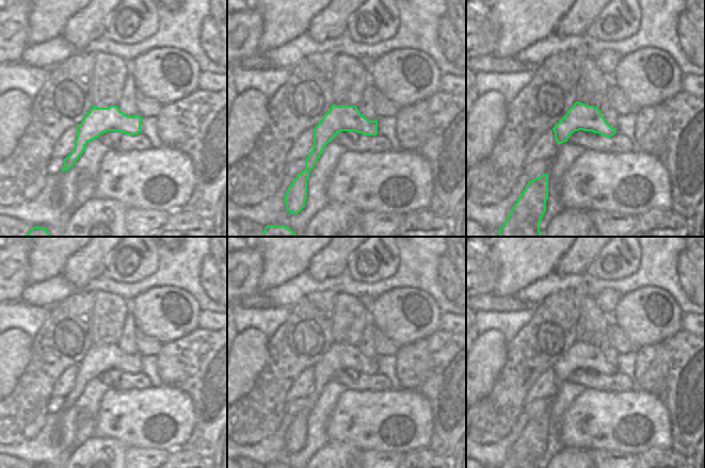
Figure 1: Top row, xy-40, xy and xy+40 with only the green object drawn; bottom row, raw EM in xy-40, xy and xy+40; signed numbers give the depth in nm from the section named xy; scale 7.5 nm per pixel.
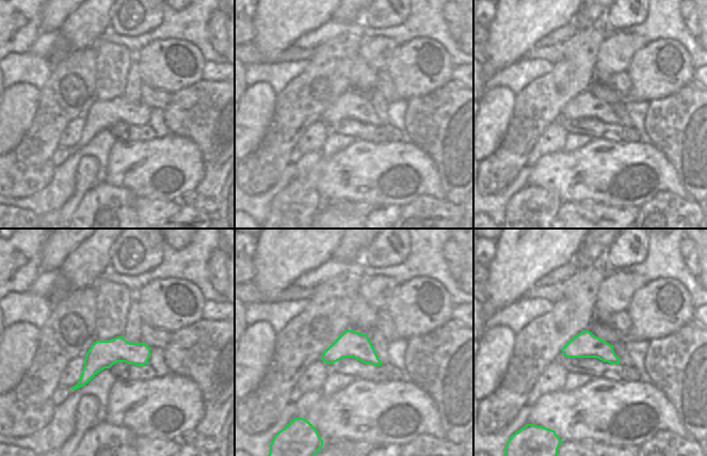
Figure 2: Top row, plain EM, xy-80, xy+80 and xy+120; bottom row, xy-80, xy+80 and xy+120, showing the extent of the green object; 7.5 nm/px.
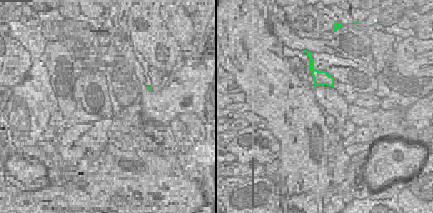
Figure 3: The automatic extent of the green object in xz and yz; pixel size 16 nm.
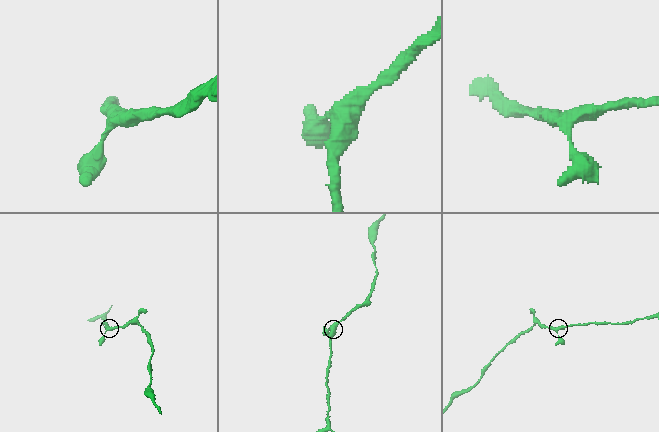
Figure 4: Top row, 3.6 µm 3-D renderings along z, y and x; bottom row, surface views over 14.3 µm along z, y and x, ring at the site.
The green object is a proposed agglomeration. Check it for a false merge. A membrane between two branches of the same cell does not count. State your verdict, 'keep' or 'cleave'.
keep

